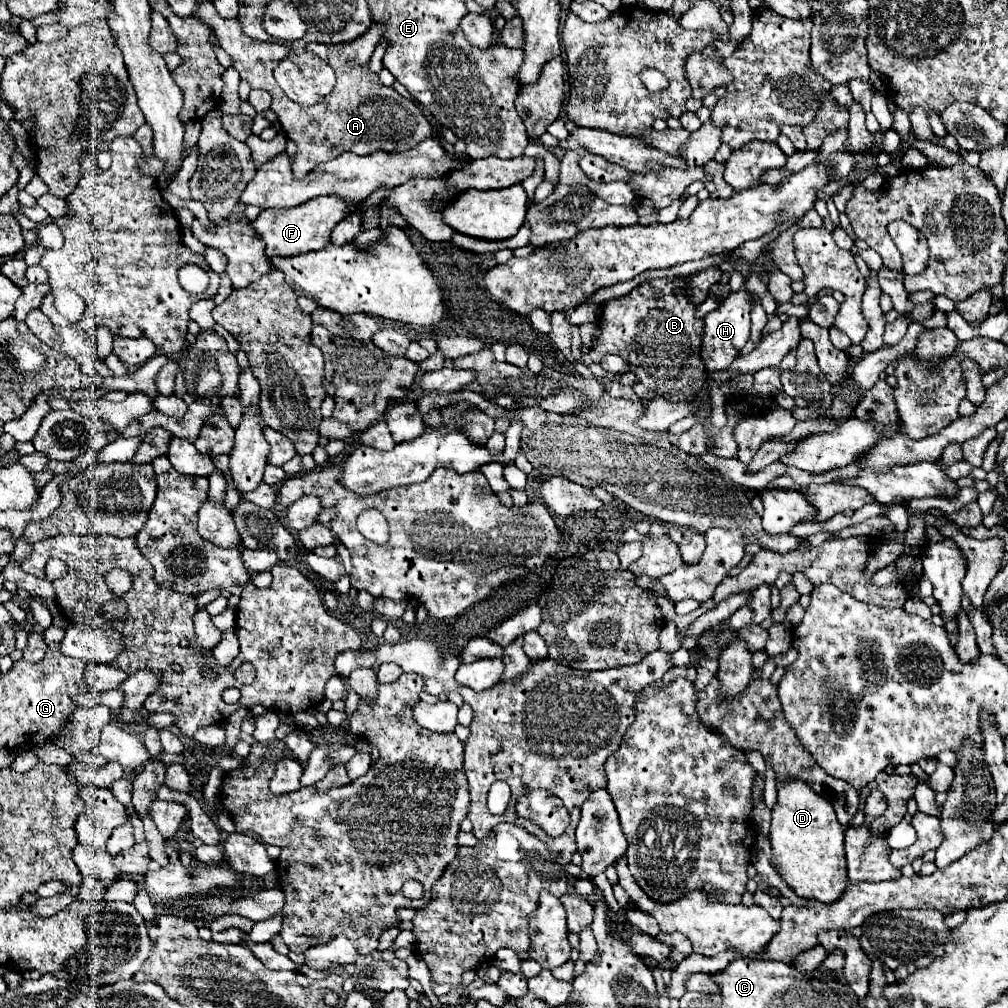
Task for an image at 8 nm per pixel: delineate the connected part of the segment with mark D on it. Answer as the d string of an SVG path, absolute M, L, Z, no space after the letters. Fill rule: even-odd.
M789 778L777 784L777 802L771 810L769 840L773 848L773 862L783 882L801 898L819 902L835 902L847 886L845 870L845 828L835 820L835 810L825 798L813 794L799 778Z

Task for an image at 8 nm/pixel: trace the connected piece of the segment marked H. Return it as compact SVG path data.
M741 286L737 292L731 292L725 302L713 312L705 316L705 334L701 340L701 358L707 372L725 370L733 358L737 358L739 350L749 340L749 312L753 308L753 294Z

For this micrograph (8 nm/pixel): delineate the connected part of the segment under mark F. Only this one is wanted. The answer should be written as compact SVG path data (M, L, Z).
M315 198L313 202L295 206L293 210L263 210L253 222L255 234L265 242L265 256L297 256L303 252L321 250L329 242L329 234L337 222L341 222L349 210L345 210L341 198Z

